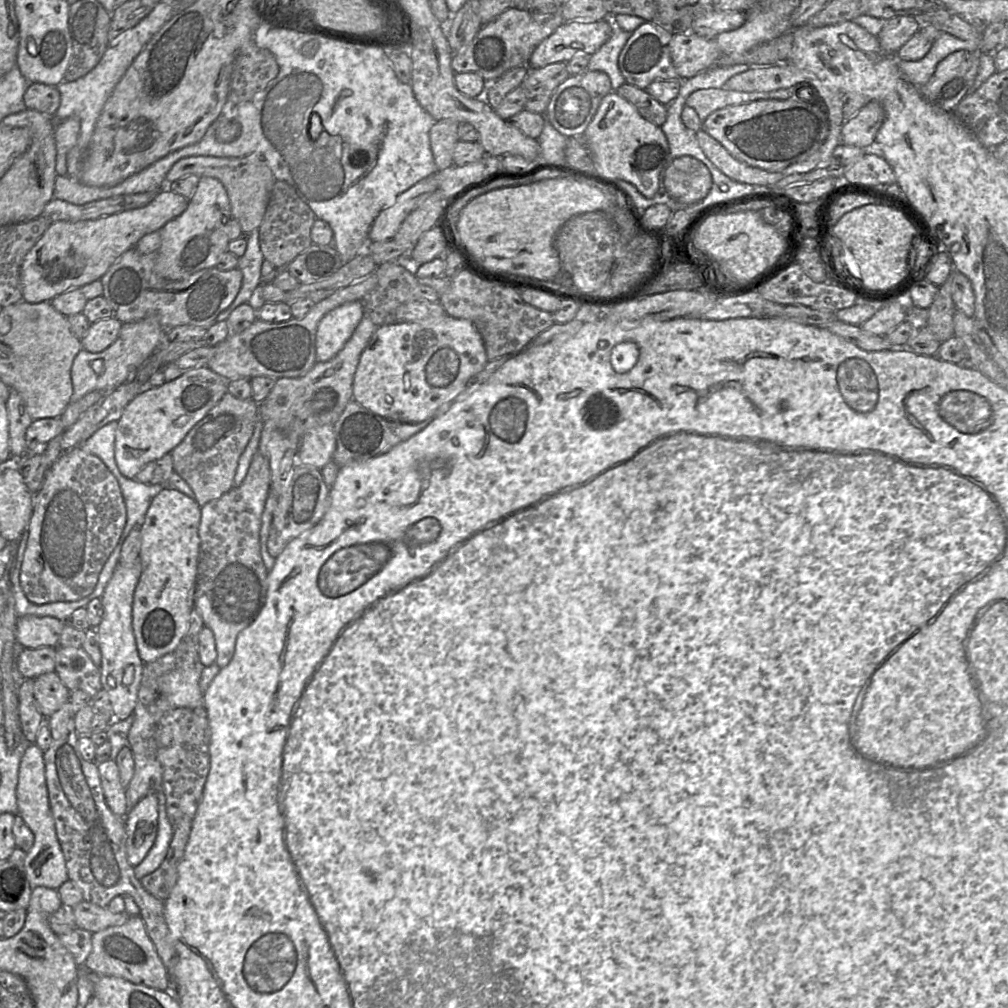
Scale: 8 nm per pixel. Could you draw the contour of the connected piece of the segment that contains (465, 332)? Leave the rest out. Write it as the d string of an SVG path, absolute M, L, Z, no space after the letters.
M447 314L417 322L379 326L363 350L353 379L353 399L387 420L419 423L444 403L455 401L488 362L483 339L468 320Z

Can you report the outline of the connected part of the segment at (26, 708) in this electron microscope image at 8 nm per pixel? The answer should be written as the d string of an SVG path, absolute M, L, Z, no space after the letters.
M24 678L18 687L19 718L21 729L30 743L35 743L40 725L46 721L41 714L33 693L34 679Z

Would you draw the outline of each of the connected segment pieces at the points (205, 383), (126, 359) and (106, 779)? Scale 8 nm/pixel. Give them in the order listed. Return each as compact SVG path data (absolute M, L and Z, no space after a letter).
M200 367L158 387L141 386L141 393L127 404L118 420L114 453L120 472L134 479L147 463L171 453L228 391L227 382L208 367Z
M149 316L136 322L122 324L116 341L102 352L91 353L82 348L75 356L71 368L73 393L70 402L77 401L92 391L108 394L115 390L130 380L133 373L163 343L170 342L167 341L167 334L161 329L158 316Z
M109 759L97 765L109 809L120 817L128 813L126 788L122 785L116 760Z

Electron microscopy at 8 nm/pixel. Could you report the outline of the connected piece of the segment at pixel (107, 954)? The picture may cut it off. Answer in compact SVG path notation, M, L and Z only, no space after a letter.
M139 915L130 916L122 925L107 927L92 933L92 950L84 965L95 976L115 976L134 984L160 991L170 991L167 969L157 954L144 921Z

